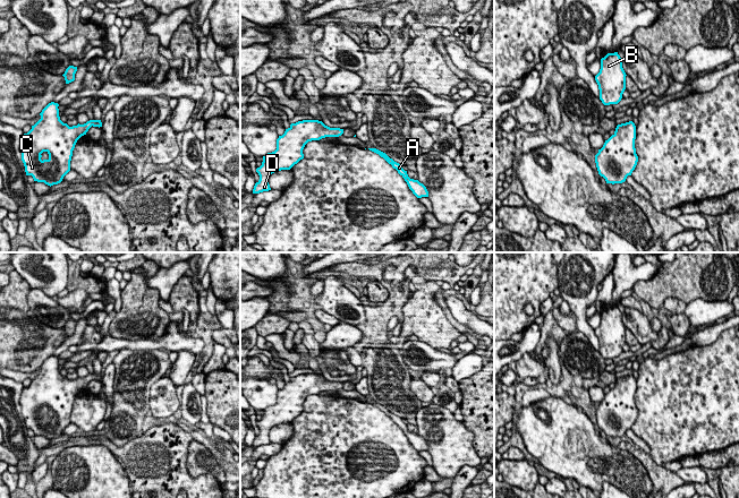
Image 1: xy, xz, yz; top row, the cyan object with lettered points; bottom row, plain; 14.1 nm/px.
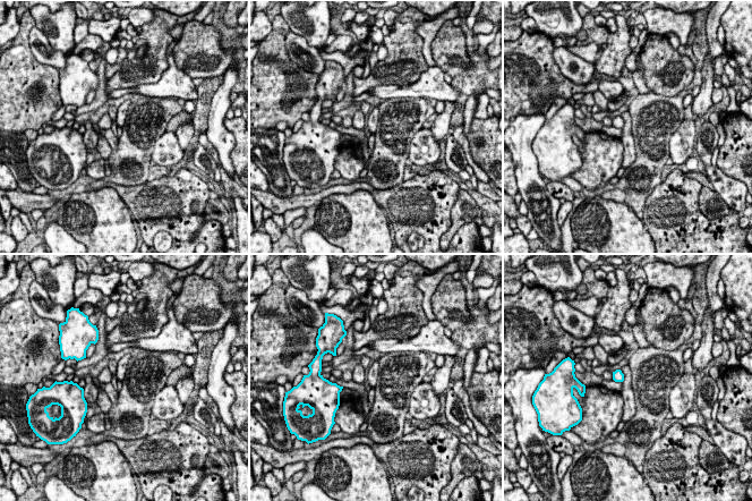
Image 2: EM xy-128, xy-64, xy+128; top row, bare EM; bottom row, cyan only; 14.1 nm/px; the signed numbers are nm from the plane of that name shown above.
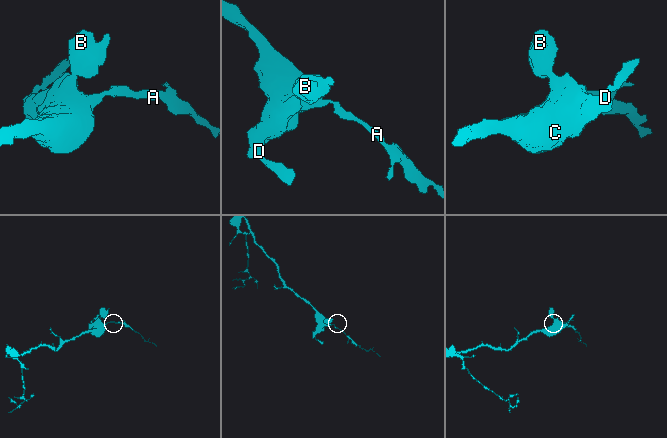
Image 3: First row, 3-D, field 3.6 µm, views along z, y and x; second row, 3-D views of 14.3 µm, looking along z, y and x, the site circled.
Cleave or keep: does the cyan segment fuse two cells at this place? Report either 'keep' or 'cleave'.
keep

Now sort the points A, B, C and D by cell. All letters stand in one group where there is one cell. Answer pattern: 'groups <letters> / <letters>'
groups A B C D

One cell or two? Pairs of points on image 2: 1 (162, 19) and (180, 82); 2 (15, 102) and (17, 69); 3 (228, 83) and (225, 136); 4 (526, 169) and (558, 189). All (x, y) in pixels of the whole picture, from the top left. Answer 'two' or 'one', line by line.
1: two
2: one
3: one
4: two

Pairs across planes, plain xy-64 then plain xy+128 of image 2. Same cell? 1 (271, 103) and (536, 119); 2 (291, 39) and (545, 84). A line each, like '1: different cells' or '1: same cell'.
1: different cells
2: different cells

